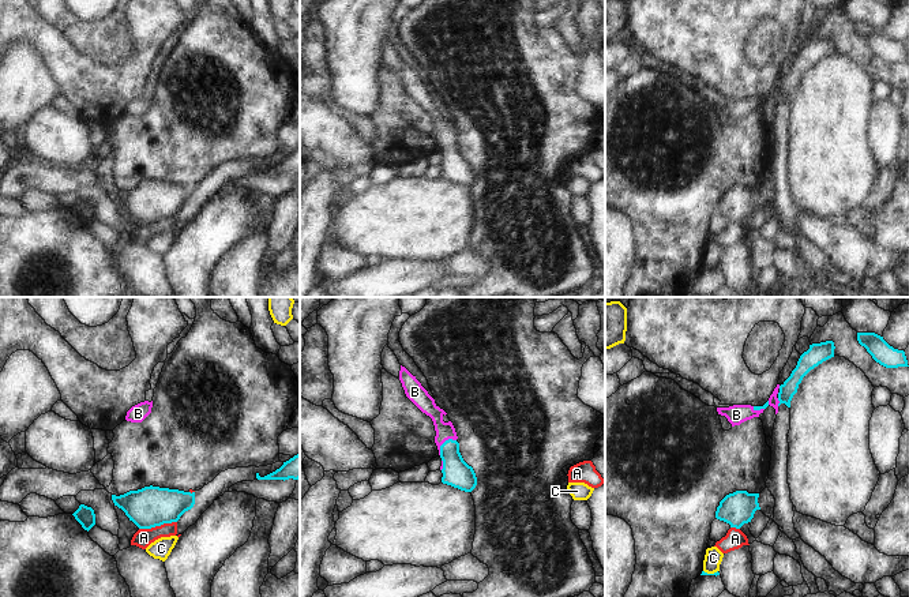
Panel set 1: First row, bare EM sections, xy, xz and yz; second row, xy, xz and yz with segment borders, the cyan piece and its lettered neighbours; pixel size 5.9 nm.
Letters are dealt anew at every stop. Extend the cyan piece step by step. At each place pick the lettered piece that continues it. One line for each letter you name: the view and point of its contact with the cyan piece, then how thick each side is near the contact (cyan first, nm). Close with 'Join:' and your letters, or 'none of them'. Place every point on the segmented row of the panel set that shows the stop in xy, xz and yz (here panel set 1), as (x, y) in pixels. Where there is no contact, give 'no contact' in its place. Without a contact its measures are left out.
B: contact xz (443, 443); calibres 160 and 110 nm
Join: B

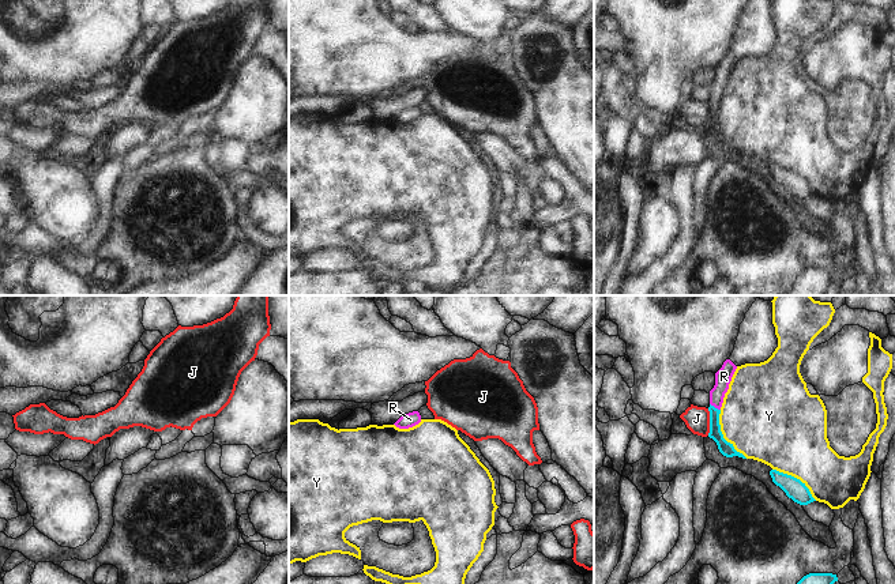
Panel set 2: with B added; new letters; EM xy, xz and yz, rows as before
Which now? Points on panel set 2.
R: contact yz (714, 407); calibres 80 and 100 nm
Join: R

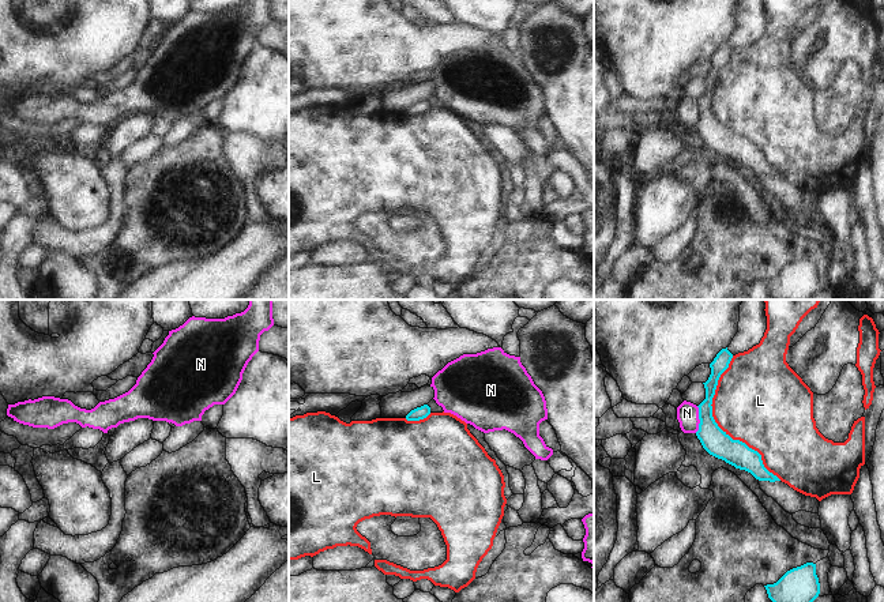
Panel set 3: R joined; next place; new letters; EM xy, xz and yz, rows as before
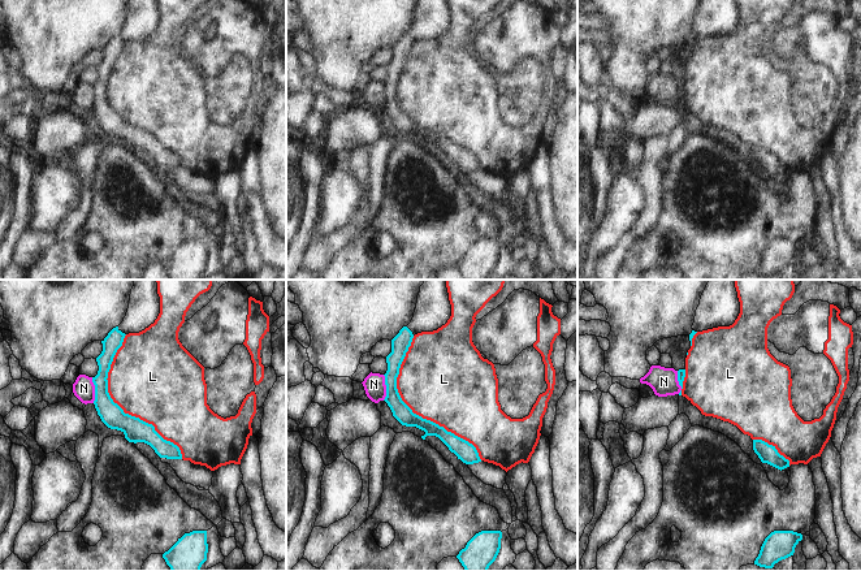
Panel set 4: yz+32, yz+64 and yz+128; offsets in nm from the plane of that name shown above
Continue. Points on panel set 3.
Join: none of them

